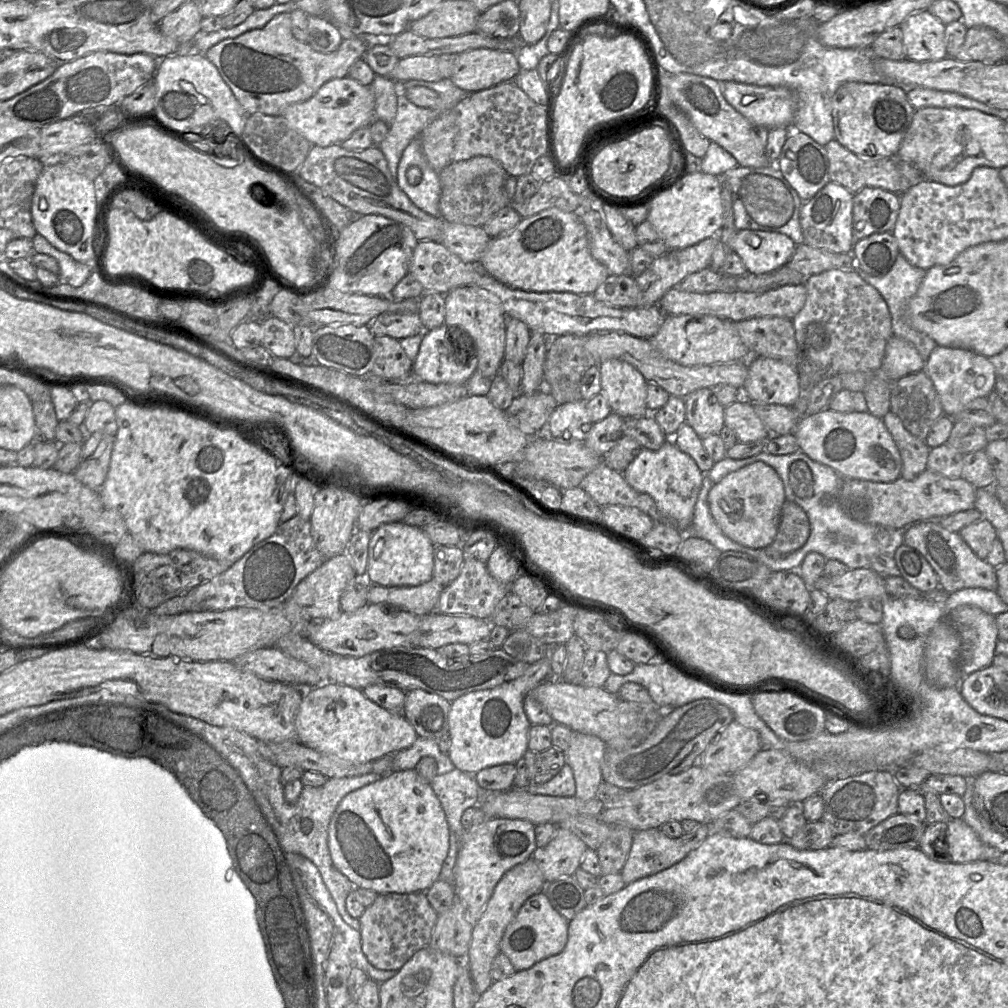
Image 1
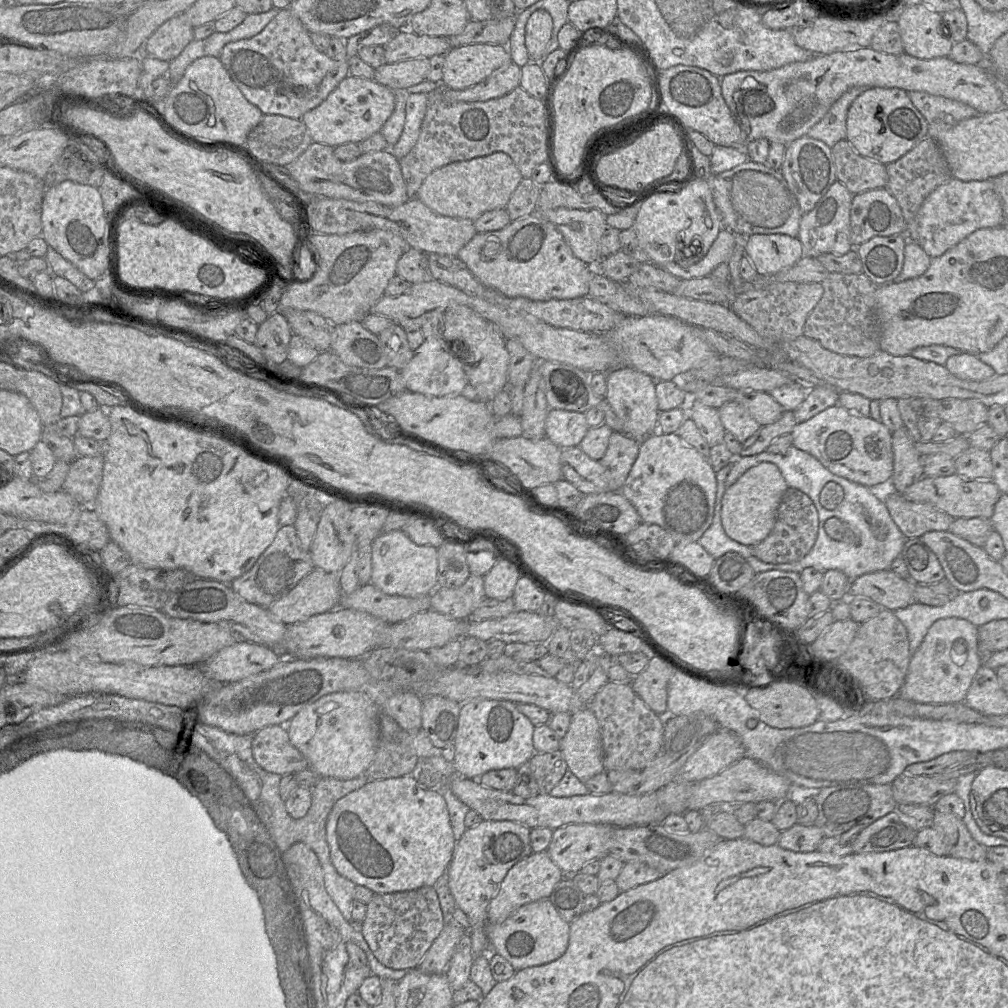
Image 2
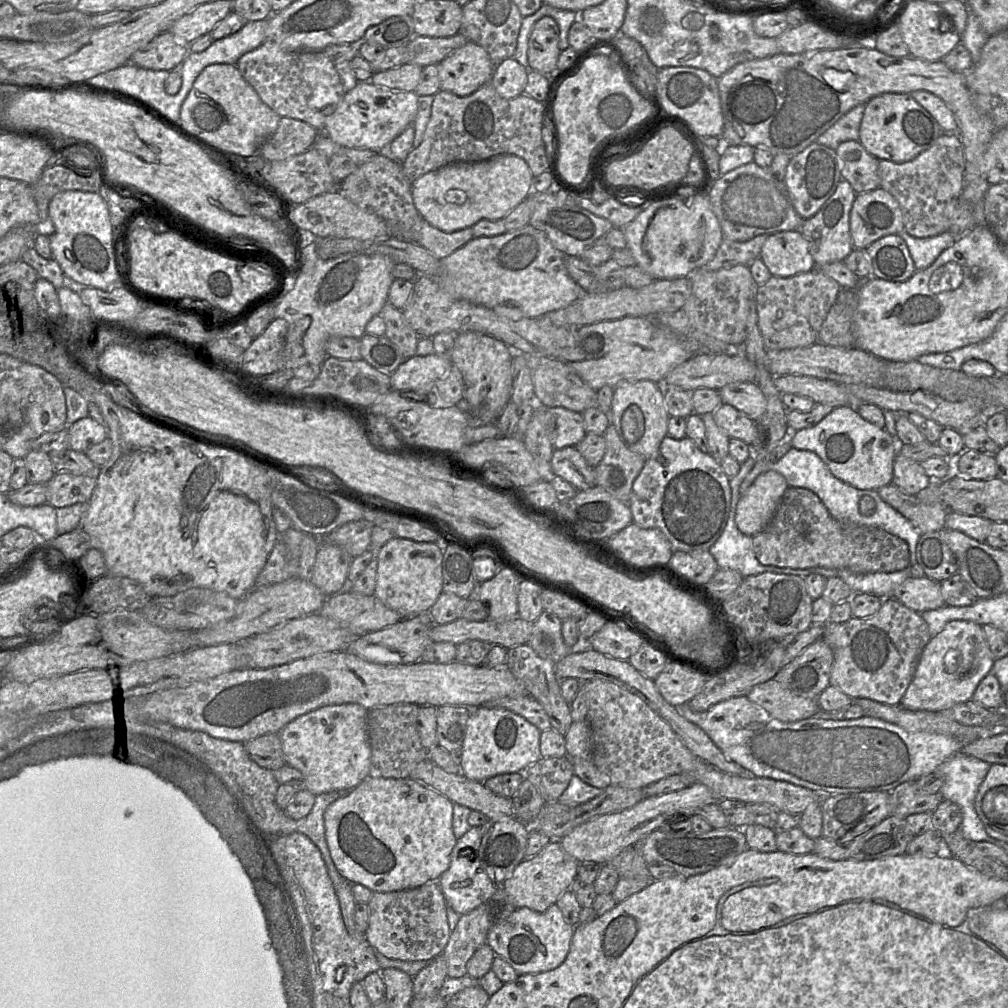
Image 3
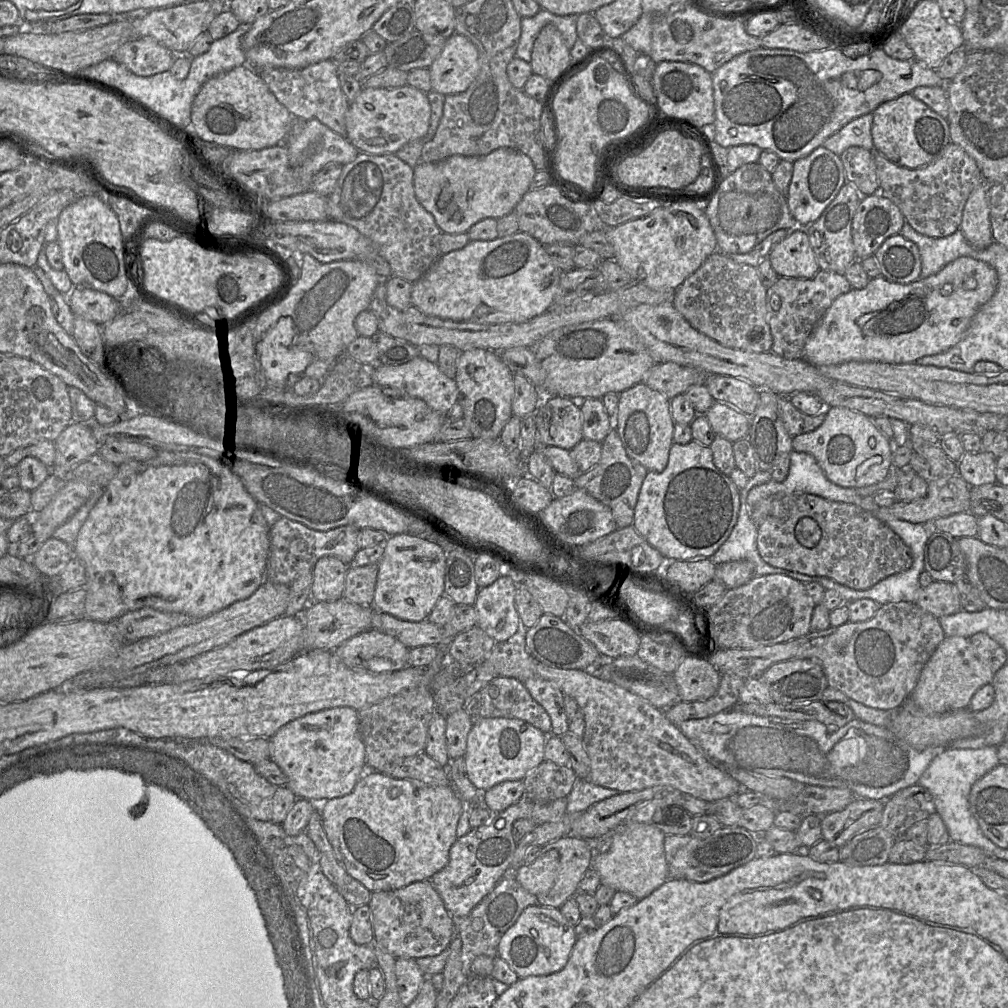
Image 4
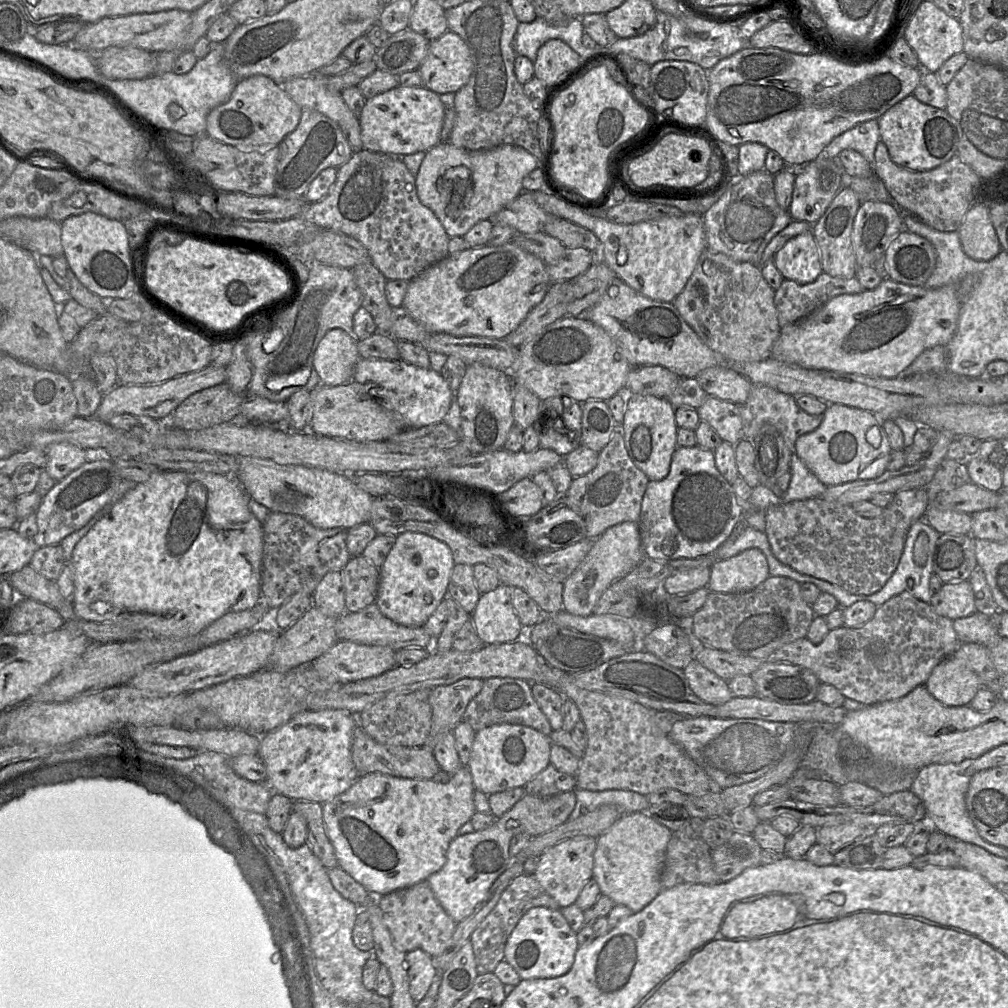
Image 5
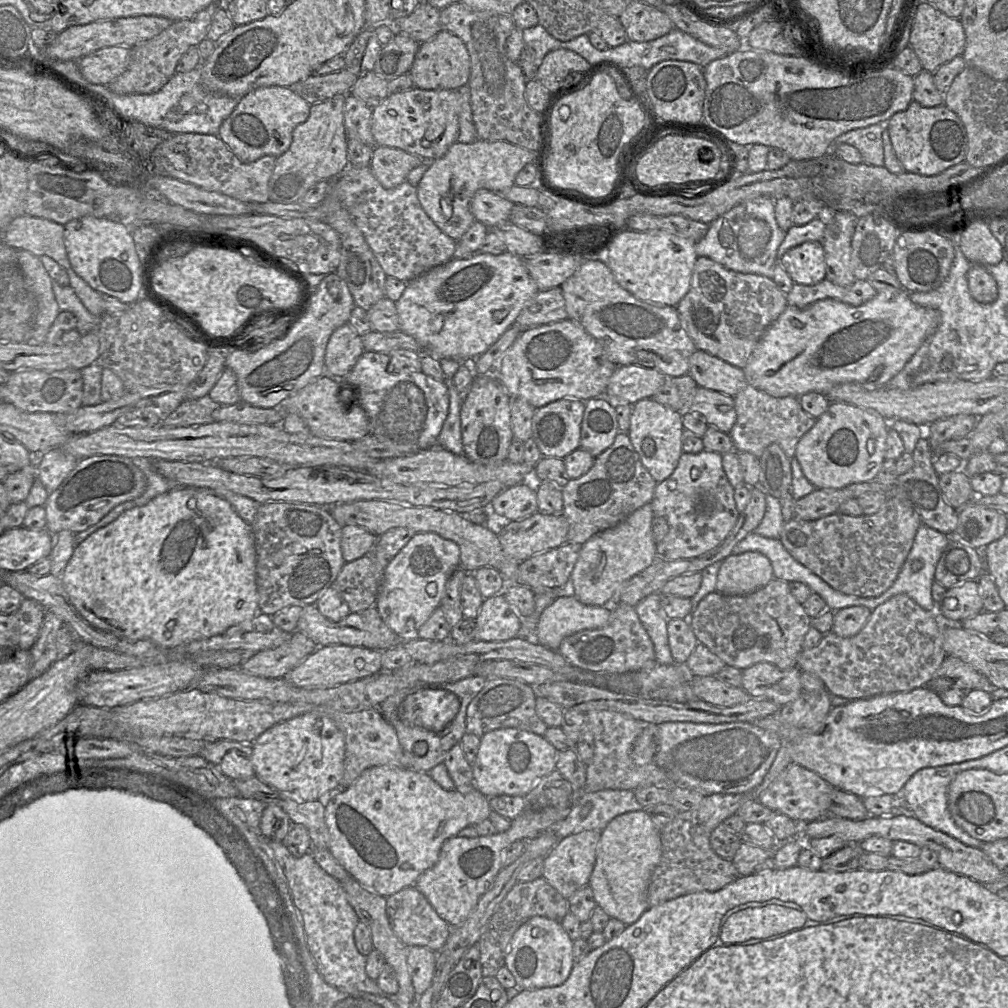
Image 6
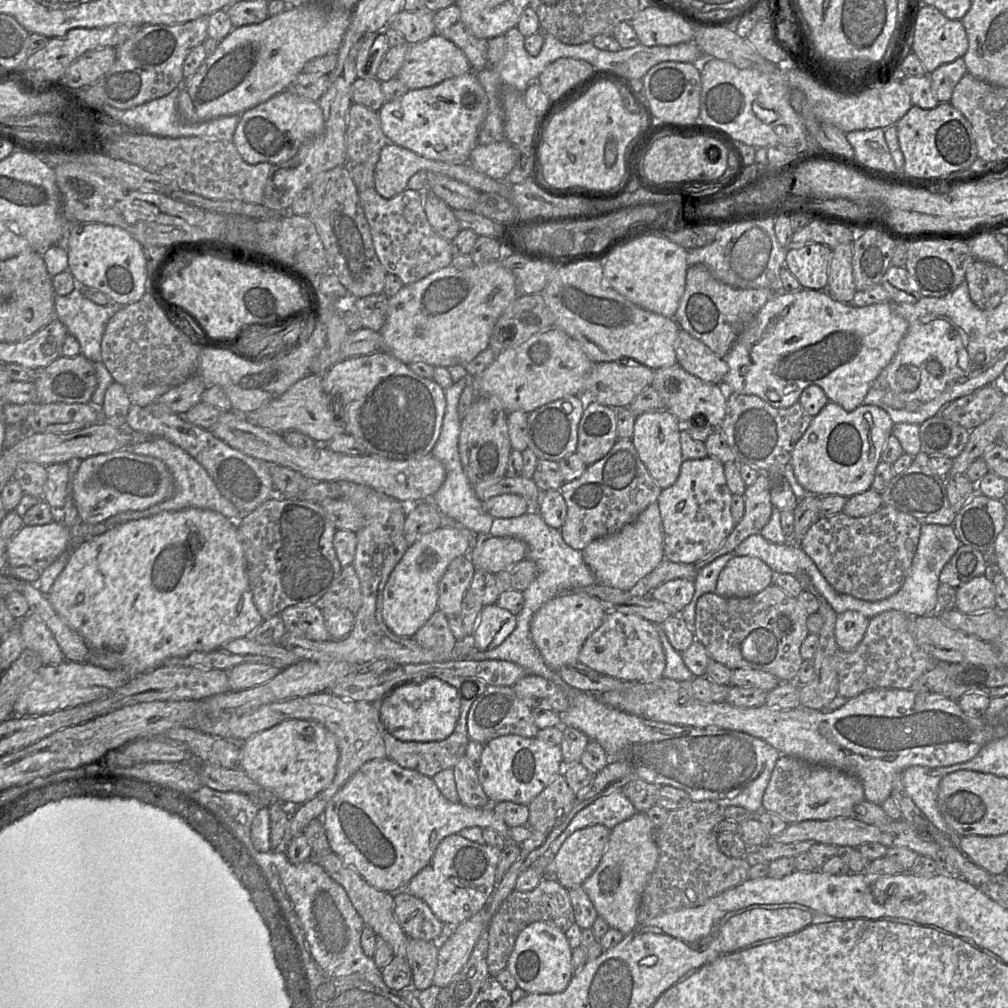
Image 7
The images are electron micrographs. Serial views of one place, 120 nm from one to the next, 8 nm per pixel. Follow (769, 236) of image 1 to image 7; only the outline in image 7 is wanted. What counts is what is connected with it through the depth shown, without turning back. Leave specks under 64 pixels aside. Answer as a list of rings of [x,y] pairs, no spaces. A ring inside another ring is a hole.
[[[815,243],[799,249],[787,249],[785,267],[796,277],[803,289],[826,290],[832,249]]]

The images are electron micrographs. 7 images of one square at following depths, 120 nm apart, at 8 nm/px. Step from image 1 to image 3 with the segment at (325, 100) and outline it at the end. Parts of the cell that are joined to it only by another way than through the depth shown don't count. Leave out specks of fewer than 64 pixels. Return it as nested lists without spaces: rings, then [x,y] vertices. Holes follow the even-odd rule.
[[[358,81],[353,89],[345,92],[335,112],[327,117],[323,133],[342,147],[385,151],[396,137],[413,124],[418,111],[418,98],[415,91],[391,90],[370,81]]]

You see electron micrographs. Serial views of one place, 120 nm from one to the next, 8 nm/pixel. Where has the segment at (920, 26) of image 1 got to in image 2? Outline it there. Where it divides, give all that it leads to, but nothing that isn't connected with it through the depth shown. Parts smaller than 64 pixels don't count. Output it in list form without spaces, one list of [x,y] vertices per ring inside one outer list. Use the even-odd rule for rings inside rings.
[[[923,3],[907,6],[896,22],[904,52],[920,59],[949,55],[953,42],[948,32],[942,31],[941,14]]]

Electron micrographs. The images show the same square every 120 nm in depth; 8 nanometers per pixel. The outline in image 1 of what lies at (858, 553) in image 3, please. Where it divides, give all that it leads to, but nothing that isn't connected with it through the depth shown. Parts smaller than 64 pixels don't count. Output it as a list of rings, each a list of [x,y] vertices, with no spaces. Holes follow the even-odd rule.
[[[785,501],[774,541],[764,548],[773,558],[786,556],[802,548],[810,535],[810,523],[805,511],[796,503]]]

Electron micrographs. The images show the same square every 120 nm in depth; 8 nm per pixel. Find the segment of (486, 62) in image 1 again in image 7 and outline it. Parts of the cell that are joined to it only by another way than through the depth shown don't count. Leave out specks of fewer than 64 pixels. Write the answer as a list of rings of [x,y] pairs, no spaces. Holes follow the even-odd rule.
[[[433,34],[425,40],[409,46],[402,67],[396,77],[409,90],[413,90],[435,86],[444,80],[460,76],[469,71],[472,71],[472,68],[464,52],[451,40]]]

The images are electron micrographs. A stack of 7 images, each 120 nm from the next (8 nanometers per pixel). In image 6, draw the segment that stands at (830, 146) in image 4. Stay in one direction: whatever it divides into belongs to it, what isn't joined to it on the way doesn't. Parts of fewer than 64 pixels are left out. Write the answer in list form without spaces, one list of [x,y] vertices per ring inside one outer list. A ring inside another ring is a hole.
[[[888,120],[865,128],[853,129],[835,139],[835,144],[846,143],[854,146],[863,162],[873,166],[884,166],[882,132],[888,127]]]

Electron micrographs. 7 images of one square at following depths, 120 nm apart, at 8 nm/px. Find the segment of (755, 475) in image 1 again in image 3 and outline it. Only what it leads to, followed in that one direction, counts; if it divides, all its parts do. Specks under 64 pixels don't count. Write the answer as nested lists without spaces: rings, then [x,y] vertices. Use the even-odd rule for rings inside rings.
[[[761,473],[738,501],[735,522],[740,532],[750,537],[760,533],[771,521],[788,487],[780,473]]]

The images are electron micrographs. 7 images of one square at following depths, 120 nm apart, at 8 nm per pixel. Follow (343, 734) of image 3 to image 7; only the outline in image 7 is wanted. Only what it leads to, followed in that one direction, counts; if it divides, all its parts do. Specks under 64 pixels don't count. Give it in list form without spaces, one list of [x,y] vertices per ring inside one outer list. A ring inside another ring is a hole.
[[[285,720],[241,743],[240,768],[287,808],[302,805],[332,783],[339,749],[332,733],[308,720]]]

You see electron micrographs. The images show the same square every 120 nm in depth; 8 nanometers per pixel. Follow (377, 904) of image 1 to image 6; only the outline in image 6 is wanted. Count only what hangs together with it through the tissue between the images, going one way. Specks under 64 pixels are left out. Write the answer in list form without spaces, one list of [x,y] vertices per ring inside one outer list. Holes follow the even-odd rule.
[[[415,886],[406,887],[386,898],[386,913],[392,930],[407,947],[422,946],[439,951],[452,928],[443,920],[425,896]]]

